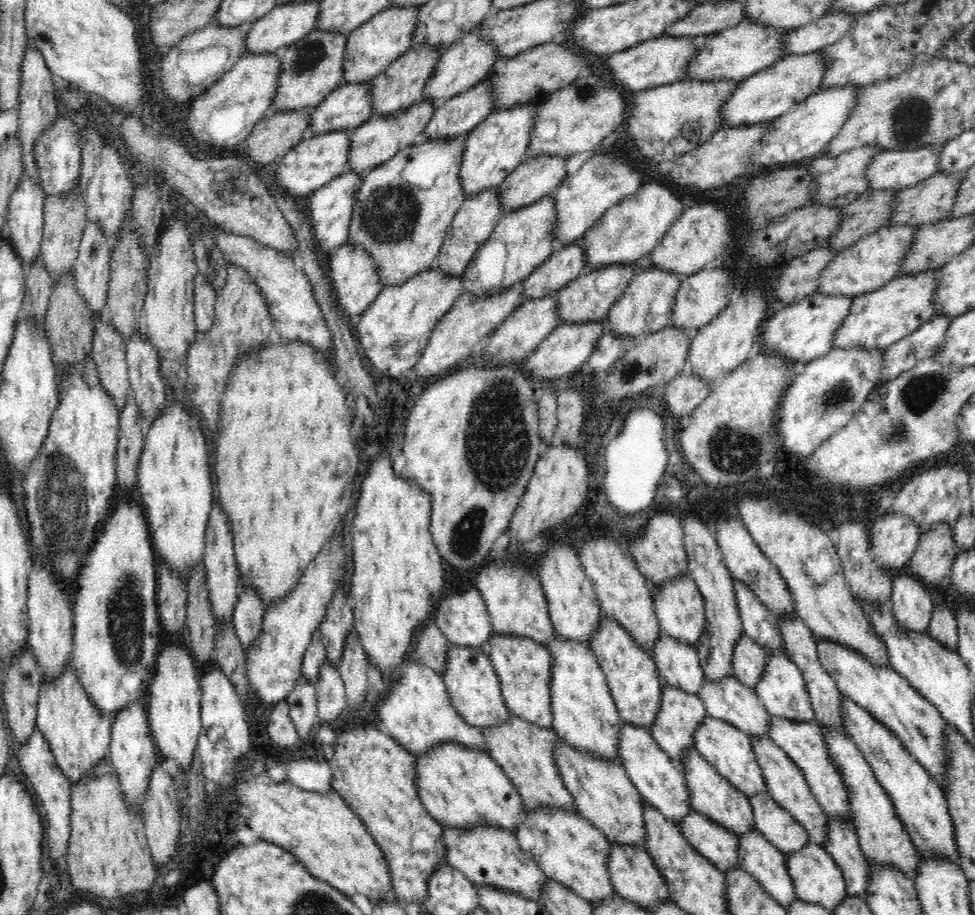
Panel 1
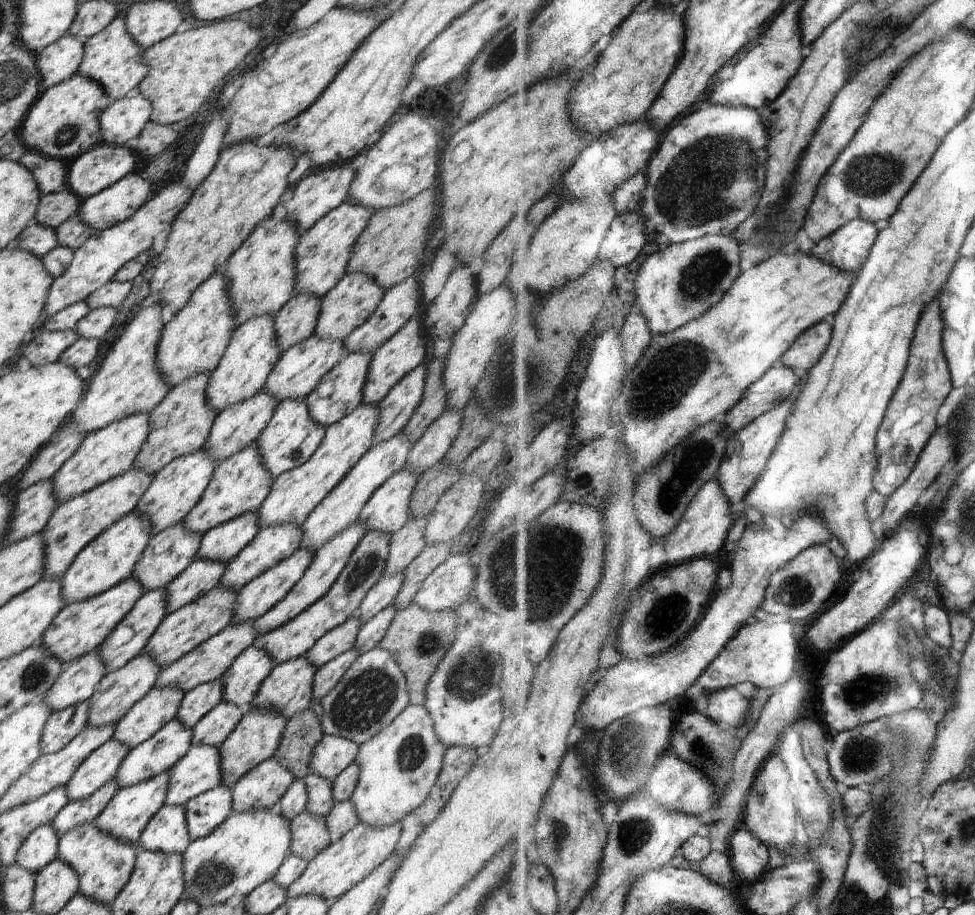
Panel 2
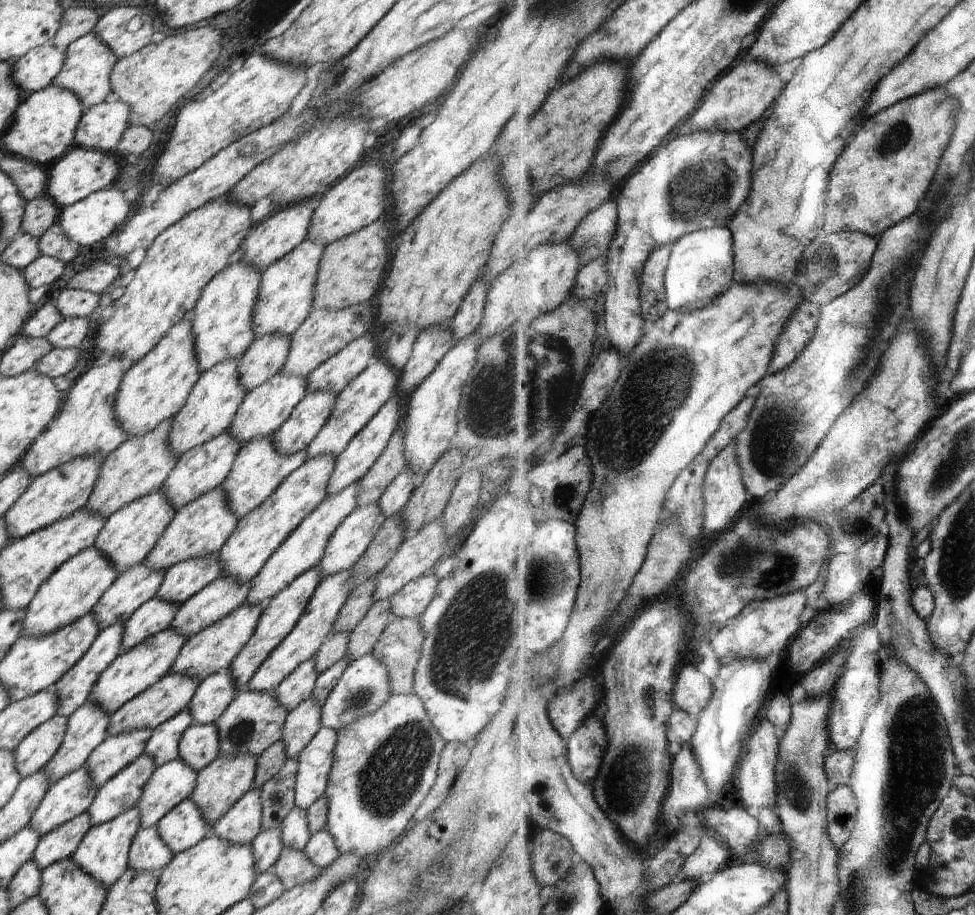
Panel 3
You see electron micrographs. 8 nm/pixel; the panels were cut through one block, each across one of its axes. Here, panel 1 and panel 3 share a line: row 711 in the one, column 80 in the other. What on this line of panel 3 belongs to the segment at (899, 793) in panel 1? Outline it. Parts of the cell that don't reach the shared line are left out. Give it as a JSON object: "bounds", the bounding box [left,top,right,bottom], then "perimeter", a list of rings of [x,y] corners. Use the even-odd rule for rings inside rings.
{"bounds":[71,807,140,888],"perimeter":[[[138,807],[130,808],[128,812],[120,814],[118,818],[90,827],[86,836],[80,841],[78,850],[71,856],[72,862],[76,862],[86,874],[90,874],[96,882],[110,888],[114,882],[120,880],[123,872],[128,868],[128,852],[132,840],[140,829],[140,812]]]}

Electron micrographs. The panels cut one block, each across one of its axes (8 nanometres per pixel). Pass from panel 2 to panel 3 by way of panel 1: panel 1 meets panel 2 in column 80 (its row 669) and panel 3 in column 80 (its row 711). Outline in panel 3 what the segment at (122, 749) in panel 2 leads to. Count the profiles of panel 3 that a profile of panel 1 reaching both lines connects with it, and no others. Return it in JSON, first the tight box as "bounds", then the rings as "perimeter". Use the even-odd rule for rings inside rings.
{"bounds":[28,765,98,836],"perimeter":[[[84,765],[80,770],[51,785],[36,812],[32,814],[28,826],[44,836],[86,812],[98,791],[98,786],[93,785]]]}

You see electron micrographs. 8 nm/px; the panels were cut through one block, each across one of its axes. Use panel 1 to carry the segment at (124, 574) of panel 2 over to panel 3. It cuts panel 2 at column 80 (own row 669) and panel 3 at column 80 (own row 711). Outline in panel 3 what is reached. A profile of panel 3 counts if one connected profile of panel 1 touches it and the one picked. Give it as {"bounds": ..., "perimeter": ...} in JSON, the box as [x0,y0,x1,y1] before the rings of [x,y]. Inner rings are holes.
{"bounds":[20,547,118,637],"perimeter":[[[94,547],[84,549],[67,560],[44,584],[41,584],[34,598],[26,607],[26,616],[22,620],[20,637],[46,636],[64,626],[74,624],[80,617],[93,612],[95,604],[118,578],[112,562]]]}

